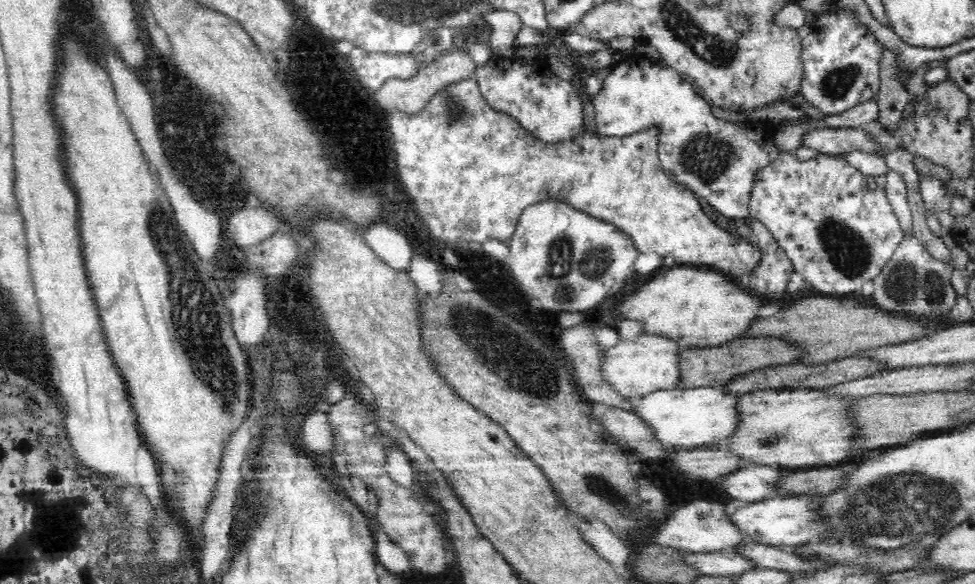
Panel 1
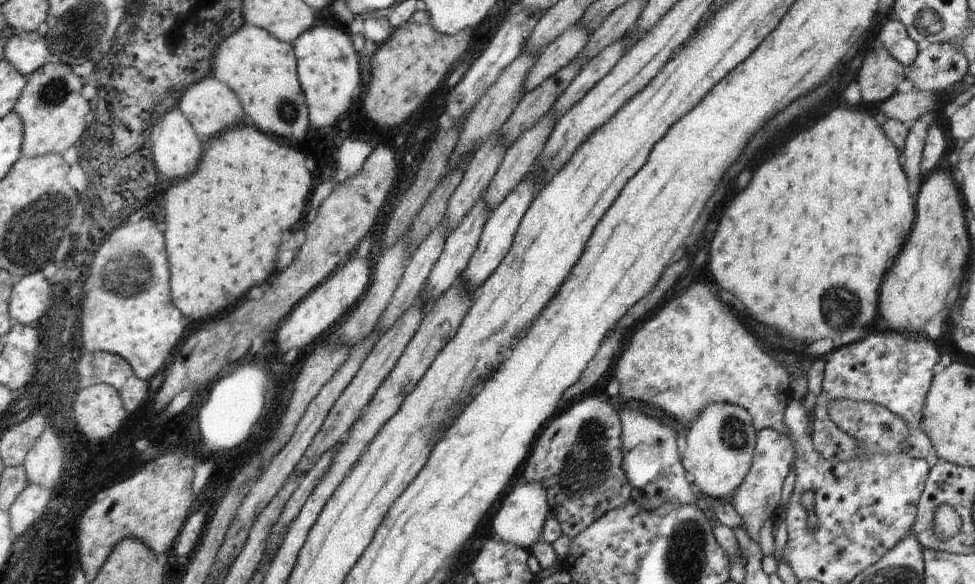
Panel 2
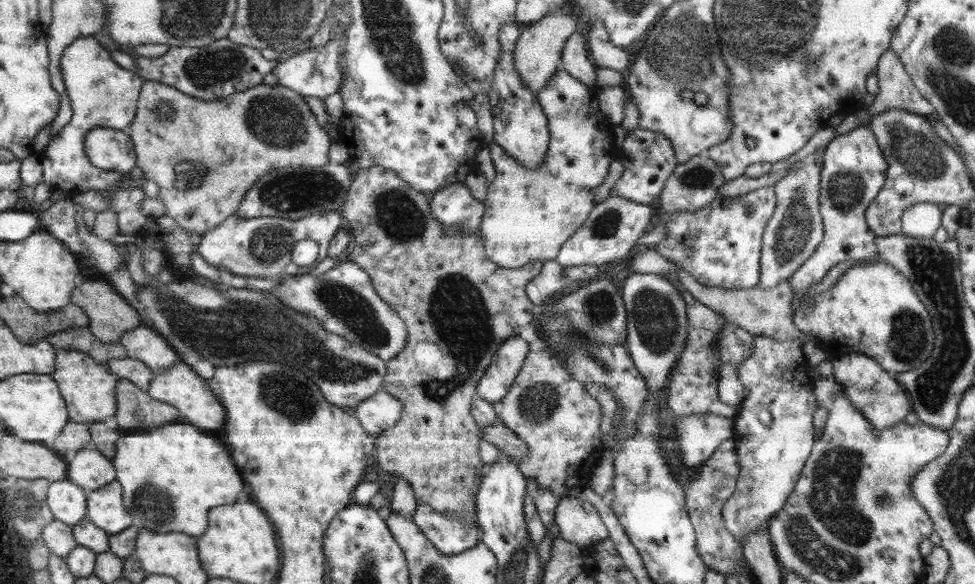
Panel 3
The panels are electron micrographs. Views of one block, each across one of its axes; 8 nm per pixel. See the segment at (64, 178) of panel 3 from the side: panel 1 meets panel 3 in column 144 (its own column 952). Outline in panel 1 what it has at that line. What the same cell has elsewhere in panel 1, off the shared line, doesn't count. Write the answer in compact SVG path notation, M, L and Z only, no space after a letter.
M922 176L919 177L919 188L926 212L934 213L941 226L948 232L957 222L957 217L952 216L949 211L951 198L956 193L949 192L944 181Z

